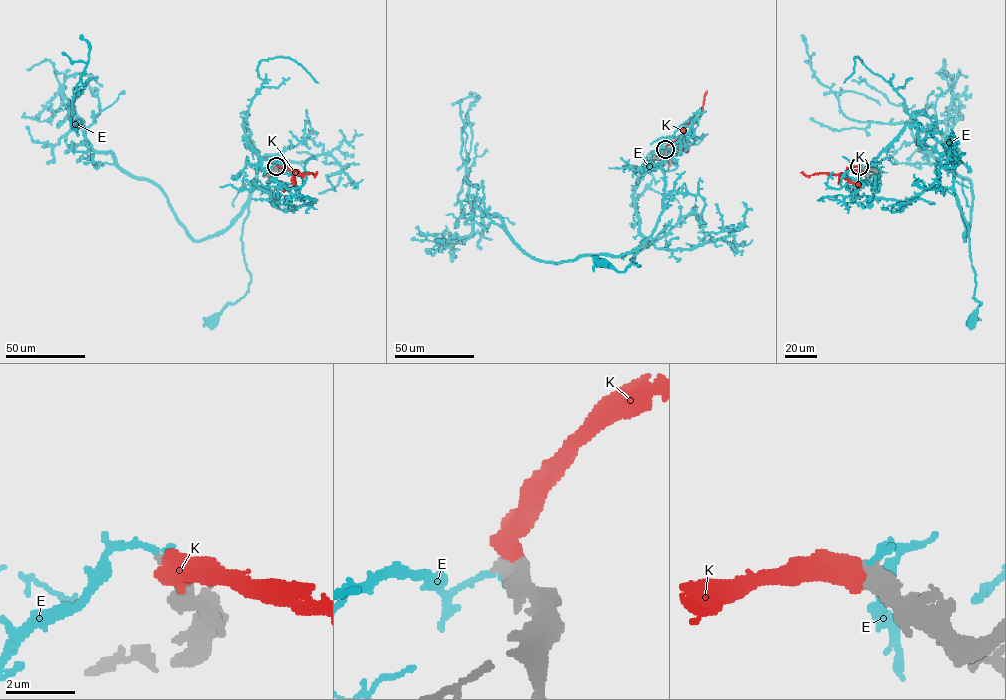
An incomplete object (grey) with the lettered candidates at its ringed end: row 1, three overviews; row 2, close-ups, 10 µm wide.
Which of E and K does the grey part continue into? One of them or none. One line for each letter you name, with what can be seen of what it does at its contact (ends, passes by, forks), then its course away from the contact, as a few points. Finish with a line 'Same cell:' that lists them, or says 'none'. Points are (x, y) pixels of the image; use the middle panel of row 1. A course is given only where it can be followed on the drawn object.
K: it ends there; it runs (665, 149), (683, 135), (684, 128), (699, 118), (706, 91)
Same cell: K

